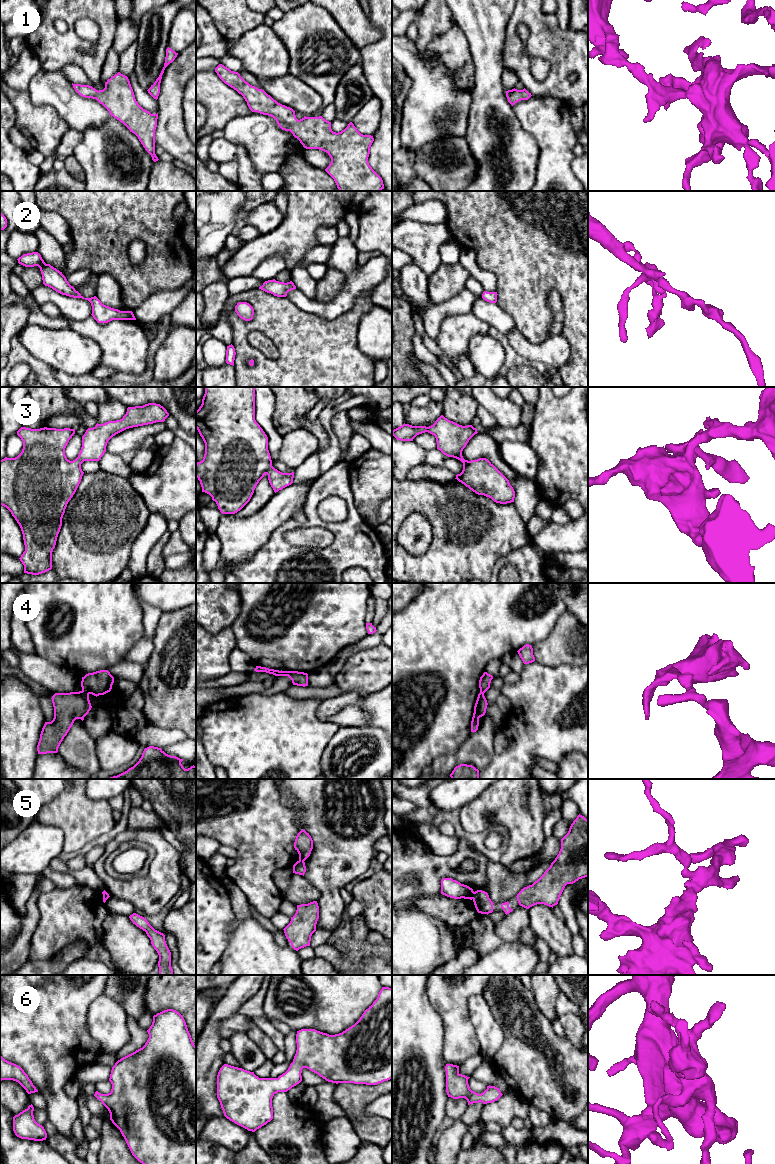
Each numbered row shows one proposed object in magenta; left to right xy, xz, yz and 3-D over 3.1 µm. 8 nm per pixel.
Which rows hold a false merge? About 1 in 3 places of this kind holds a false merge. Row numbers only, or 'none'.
4, 5

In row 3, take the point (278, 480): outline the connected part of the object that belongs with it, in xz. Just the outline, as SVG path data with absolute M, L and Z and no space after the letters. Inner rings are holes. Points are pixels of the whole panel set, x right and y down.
M205 387L202 404L196 411L196 429L205 443L203 460L196 463L196 477L202 492L212 497L222 514L240 511L250 501L265 474L275 493L293 483L294 472L282 473L272 466L268 437L255 420L255 387Z

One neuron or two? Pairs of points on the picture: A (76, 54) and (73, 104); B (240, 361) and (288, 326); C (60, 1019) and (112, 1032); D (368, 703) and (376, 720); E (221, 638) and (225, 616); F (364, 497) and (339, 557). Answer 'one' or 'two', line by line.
A: two
B: one
C: two
D: one
E: two
F: two

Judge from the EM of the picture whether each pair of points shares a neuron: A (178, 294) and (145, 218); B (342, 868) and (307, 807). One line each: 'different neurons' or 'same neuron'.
A: different neurons
B: same neuron

